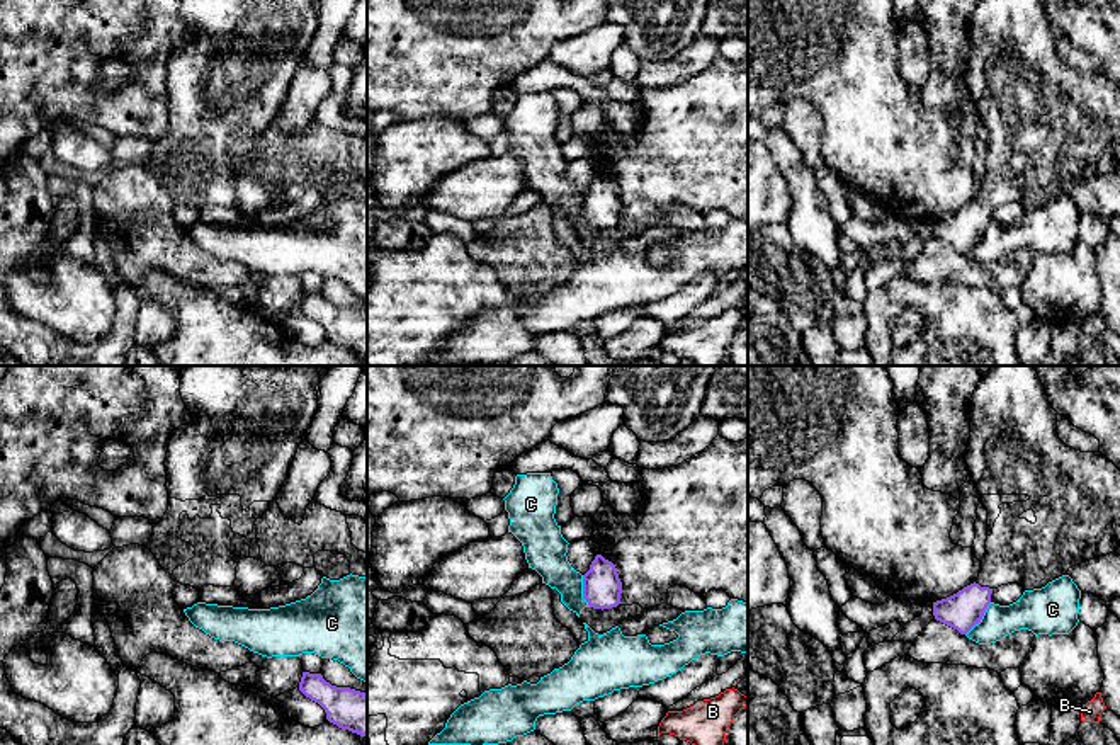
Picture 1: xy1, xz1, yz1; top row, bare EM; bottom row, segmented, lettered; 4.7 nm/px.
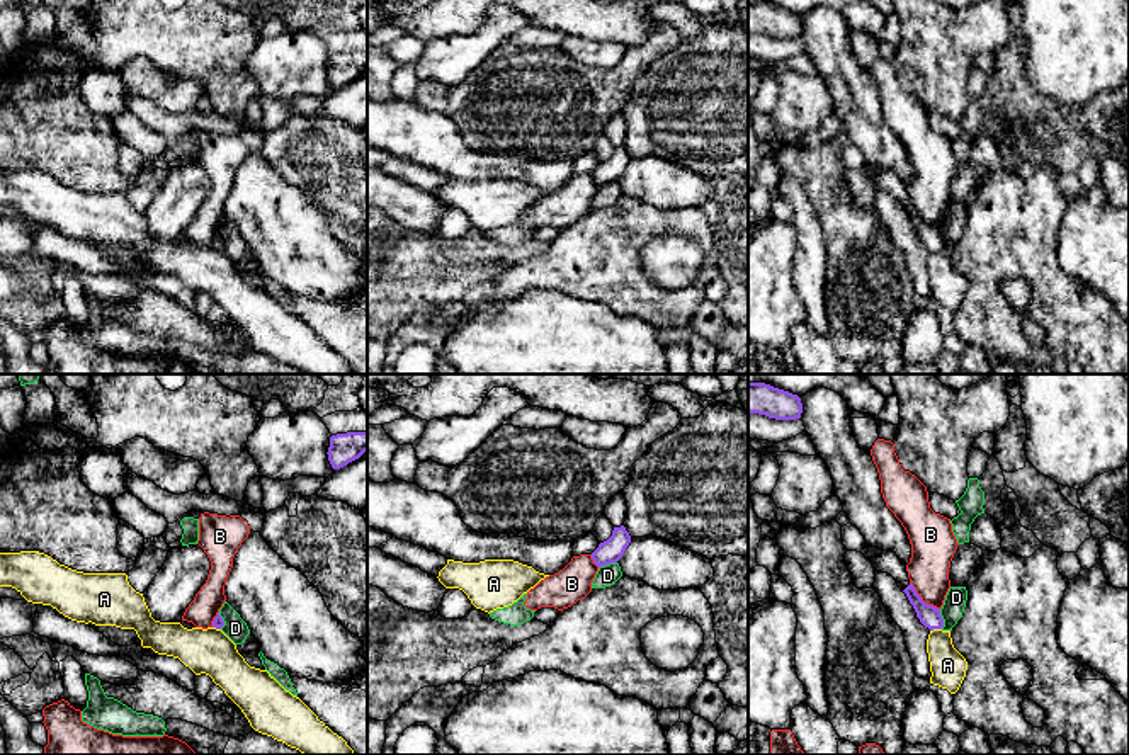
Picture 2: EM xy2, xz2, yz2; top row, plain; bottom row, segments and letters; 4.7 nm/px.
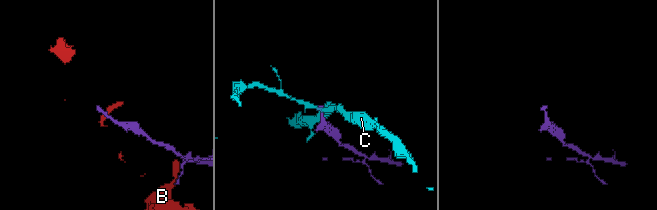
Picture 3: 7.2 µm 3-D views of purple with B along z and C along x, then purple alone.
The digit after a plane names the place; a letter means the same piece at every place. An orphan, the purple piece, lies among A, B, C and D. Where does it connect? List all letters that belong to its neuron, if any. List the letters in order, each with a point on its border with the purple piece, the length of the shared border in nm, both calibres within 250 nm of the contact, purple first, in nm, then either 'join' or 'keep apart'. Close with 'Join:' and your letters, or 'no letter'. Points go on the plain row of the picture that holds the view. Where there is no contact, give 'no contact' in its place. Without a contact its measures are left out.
A: yz2 (936, 247) | 60 nm | 100/170 nm | keep apart
B: yz2 (920, 218) | 190 nm | 100/200 nm | keep apart
C: yz1 (981, 237) | 200 nm | 180/180 nm | keep apart
D: yz2 (942, 238) | 100 nm | 100/100 nm | keep apart
Join: no letter

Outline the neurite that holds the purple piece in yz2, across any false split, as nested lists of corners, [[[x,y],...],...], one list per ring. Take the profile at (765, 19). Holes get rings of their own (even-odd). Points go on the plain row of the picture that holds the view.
[[[748,2],[748,32],[765,34],[775,39],[801,37],[803,22],[797,14],[765,2]]]

